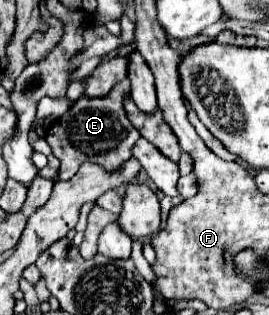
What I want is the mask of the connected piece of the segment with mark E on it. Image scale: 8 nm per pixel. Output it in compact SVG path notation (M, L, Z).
M126 78L126 80L118 82L110 90L110 94L104 98L82 96L80 100L76 100L70 106L70 110L64 116L60 116L48 128L46 142L50 144L52 154L62 162L62 166L58 170L60 180L70 180L76 174L76 170L80 168L80 164L86 160L100 164L104 170L112 172L132 156L130 150L132 150L136 138L140 138L140 132L130 124L130 120L126 118L124 108L122 108L122 98L128 92L130 92L130 82Z

